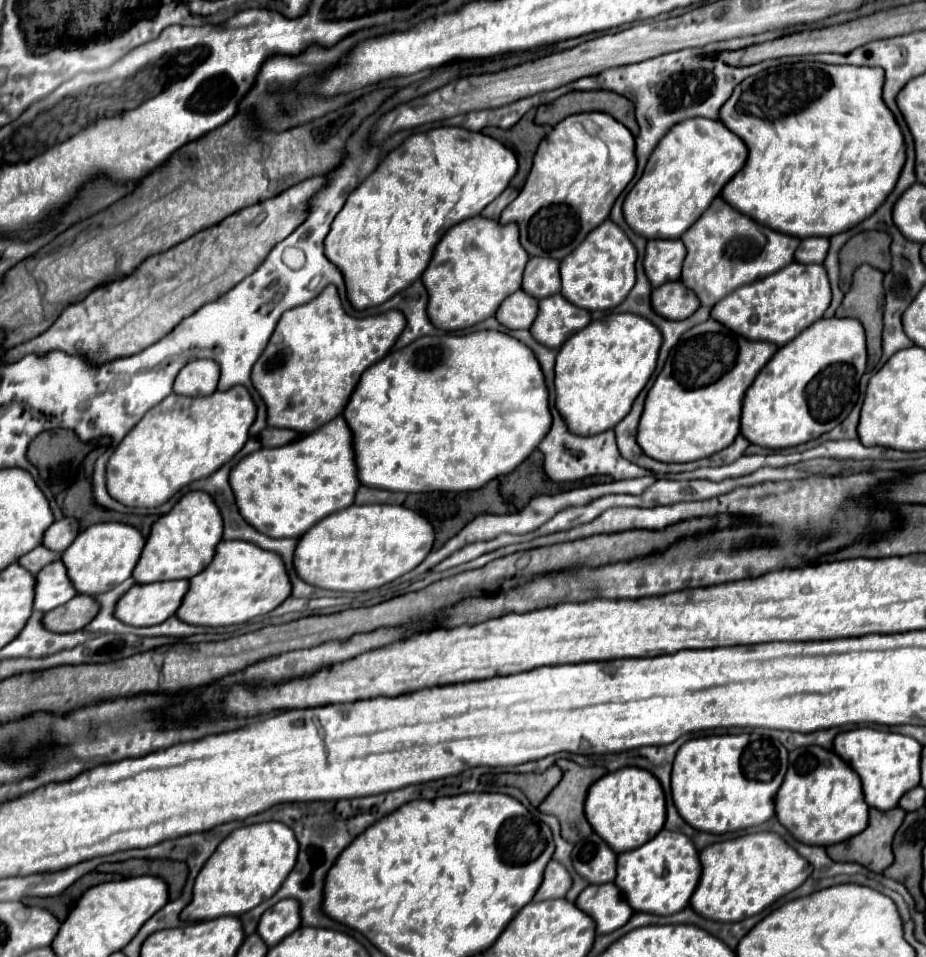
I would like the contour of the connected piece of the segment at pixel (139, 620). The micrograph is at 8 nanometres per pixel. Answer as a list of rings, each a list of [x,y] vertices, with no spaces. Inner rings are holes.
[[[187,580],[135,584],[117,600],[115,618],[129,626],[161,624],[175,616],[185,592]]]

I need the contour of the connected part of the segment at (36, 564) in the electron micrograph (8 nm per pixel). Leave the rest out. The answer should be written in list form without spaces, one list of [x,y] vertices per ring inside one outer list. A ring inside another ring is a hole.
[[[37,546],[31,552],[27,552],[25,556],[21,556],[17,560],[17,564],[21,564],[31,574],[37,574],[45,564],[49,564],[53,560],[59,560],[59,556],[61,556],[59,552],[49,552],[45,546]]]

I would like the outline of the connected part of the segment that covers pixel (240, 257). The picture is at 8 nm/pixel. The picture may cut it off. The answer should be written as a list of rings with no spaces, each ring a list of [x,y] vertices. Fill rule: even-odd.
[[[327,176],[307,178],[275,198],[231,214],[221,224],[191,236],[169,252],[151,256],[127,278],[99,286],[85,300],[67,306],[47,332],[7,350],[1,362],[11,364],[27,354],[43,356],[51,350],[61,350],[85,356],[93,364],[107,364],[145,350],[169,334],[197,308],[217,300],[249,276],[265,260],[271,248],[285,240],[307,218],[309,200],[323,190],[323,184],[327,184],[325,180]]]

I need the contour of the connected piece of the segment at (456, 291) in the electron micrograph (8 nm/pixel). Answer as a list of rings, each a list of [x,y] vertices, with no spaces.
[[[475,216],[473,220],[449,228],[439,240],[429,268],[421,276],[429,294],[429,320],[441,330],[463,330],[493,316],[499,304],[521,288],[527,260],[529,254],[519,244],[515,224],[503,226],[495,220]]]

